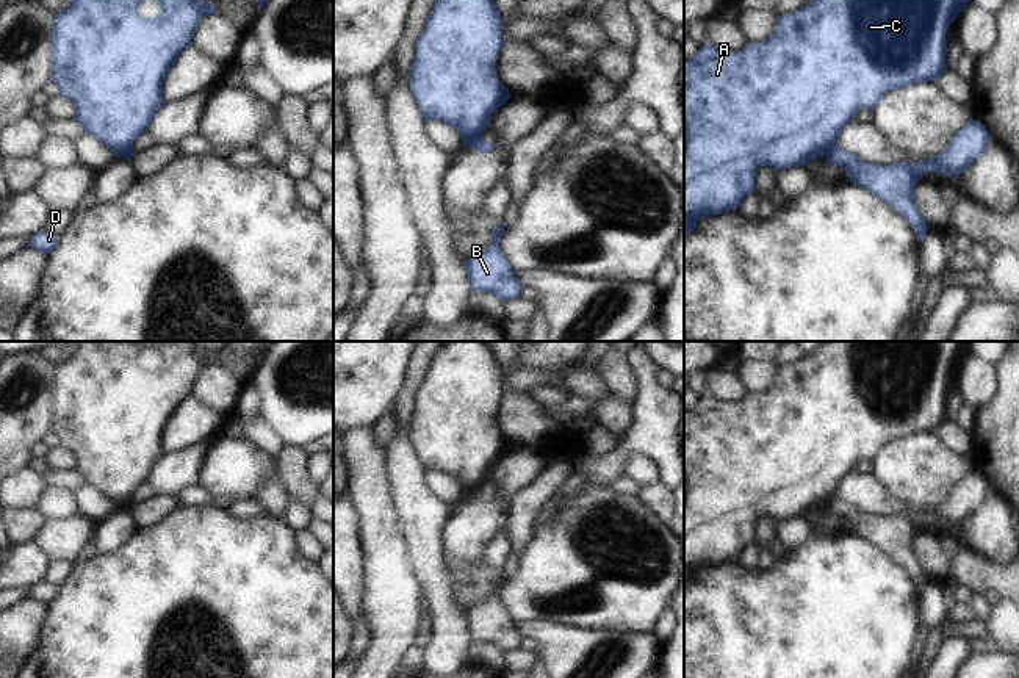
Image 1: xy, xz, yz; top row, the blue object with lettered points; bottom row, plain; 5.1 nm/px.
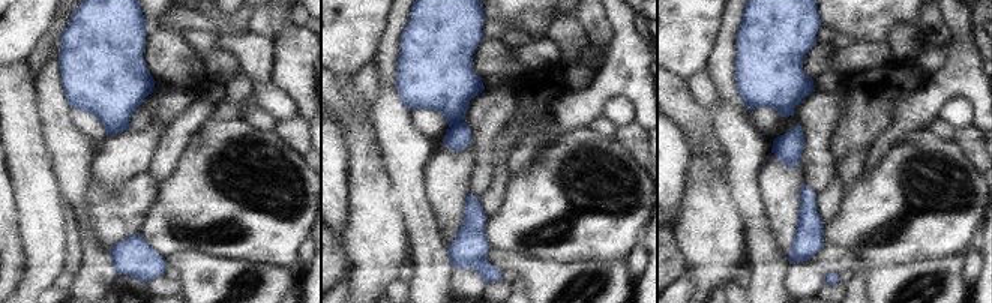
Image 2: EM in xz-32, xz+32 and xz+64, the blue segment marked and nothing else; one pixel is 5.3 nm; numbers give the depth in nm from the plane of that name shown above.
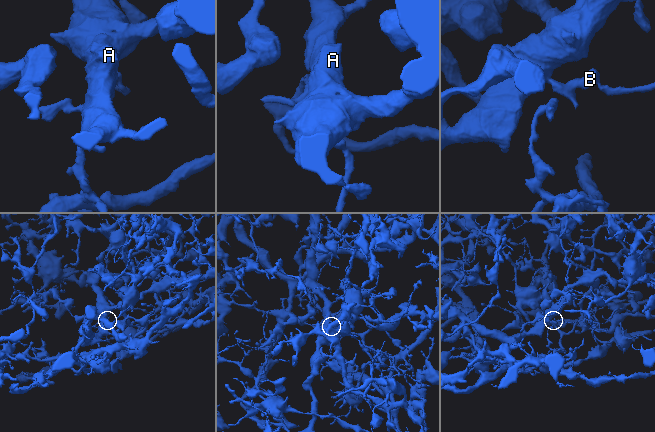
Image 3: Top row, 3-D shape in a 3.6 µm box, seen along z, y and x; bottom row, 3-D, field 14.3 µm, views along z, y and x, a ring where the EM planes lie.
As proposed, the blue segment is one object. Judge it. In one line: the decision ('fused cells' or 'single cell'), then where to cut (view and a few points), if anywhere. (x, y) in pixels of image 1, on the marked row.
fused cells; cut in yz along (835, 141), (825, 154)

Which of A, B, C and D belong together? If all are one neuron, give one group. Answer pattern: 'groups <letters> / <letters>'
groups A C D / B

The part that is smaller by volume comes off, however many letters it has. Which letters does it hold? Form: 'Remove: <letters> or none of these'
Remove: B

